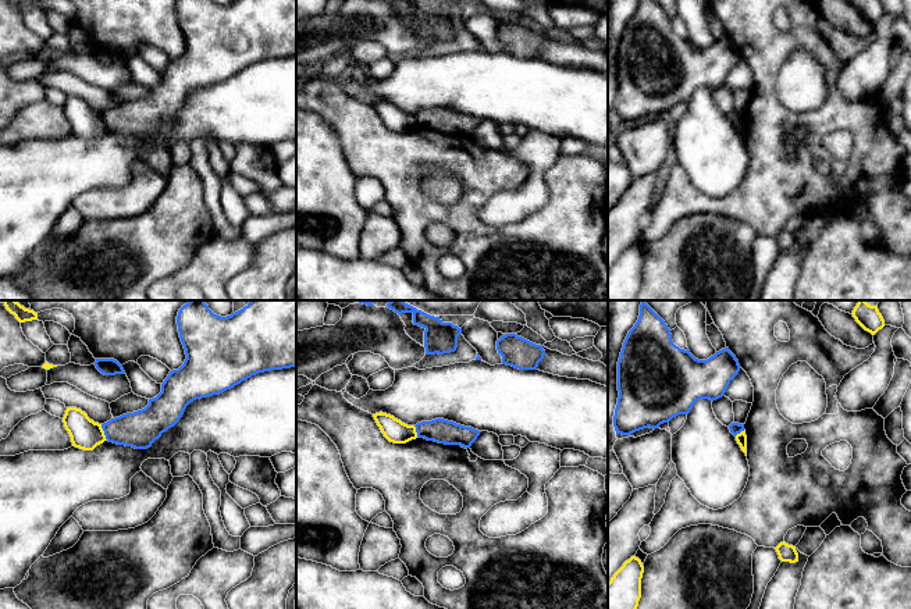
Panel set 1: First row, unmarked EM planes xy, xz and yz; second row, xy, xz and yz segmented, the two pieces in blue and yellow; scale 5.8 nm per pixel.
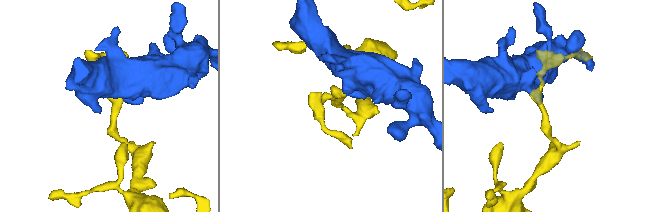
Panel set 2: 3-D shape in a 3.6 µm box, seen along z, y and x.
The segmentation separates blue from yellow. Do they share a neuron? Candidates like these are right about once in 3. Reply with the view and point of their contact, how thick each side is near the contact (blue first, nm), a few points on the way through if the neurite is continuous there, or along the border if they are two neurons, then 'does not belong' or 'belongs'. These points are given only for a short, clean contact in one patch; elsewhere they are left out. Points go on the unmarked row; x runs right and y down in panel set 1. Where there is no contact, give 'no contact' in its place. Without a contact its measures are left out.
contact xy (105, 121); calibres 220 and 180 nm; border xy (100, 113), (107, 128); does not belong

